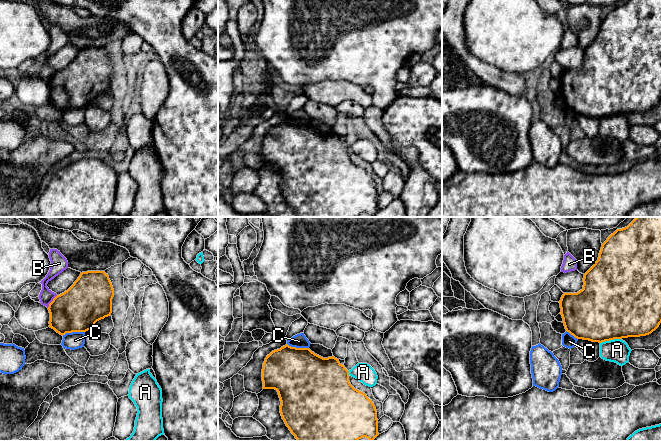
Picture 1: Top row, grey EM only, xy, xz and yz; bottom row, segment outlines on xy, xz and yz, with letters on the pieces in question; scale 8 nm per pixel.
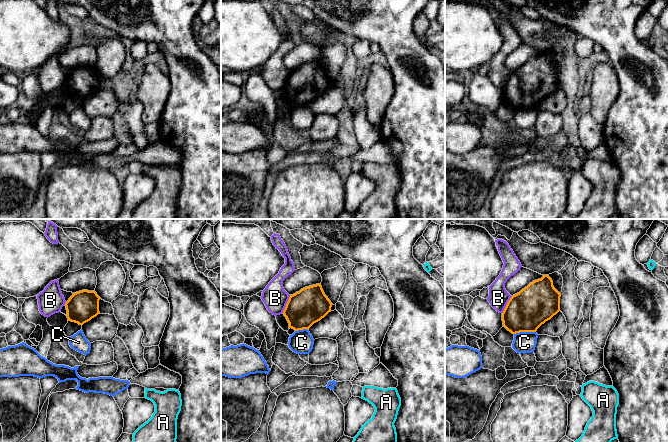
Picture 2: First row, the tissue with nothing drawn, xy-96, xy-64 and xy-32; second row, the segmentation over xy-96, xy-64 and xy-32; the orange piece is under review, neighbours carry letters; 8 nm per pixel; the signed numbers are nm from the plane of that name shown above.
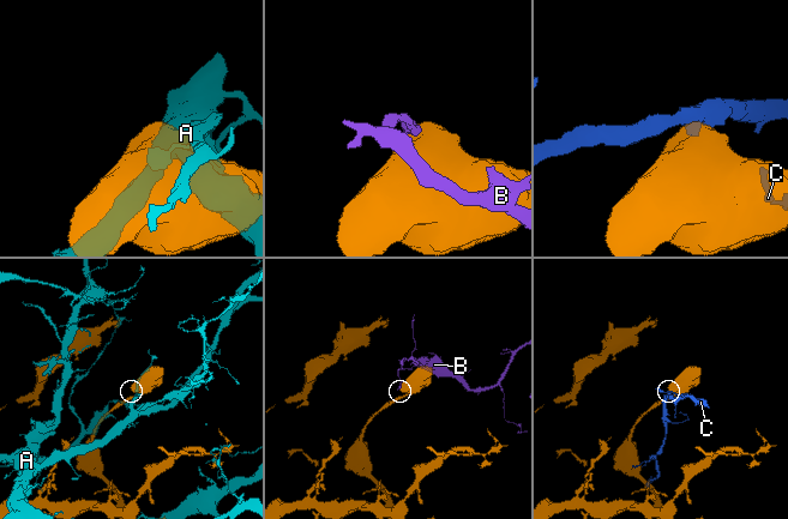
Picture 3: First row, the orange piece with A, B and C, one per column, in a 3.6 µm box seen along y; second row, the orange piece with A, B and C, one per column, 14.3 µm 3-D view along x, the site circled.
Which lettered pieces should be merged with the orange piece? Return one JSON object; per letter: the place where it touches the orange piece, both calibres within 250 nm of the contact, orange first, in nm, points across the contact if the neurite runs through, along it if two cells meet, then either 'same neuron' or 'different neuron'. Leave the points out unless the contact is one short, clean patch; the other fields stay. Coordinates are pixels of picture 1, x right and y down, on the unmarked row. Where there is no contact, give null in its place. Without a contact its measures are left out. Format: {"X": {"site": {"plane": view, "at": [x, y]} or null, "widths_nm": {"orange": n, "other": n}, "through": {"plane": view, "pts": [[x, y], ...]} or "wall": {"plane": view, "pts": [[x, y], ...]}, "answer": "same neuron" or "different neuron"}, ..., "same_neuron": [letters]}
{"A": {"site": {"plane": "yz", "at": [610, 115]}, "widths_nm": {"orange": 500, "other": 190}, "answer": "different neuron"}, "B": {"site": {"plane": "xy", "at": [52, 77]}, "widths_nm": {"orange": 360, "other": 120}, "wall": {"plane": "xy", "pts": [[57, 71], [47, 83]]}, "answer": "different neuron"}, "C": {"site": {"plane": "xy", "at": [73, 107]}, "widths_nm": {"orange": 360, "other": 140}, "wall": {"plane": "xy", "pts": [[84, 107], [66, 108], [62, 111]]}, "answer": "different neuron"}, "same_neuron": []}

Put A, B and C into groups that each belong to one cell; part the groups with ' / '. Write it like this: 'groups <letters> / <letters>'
groups A / B / C

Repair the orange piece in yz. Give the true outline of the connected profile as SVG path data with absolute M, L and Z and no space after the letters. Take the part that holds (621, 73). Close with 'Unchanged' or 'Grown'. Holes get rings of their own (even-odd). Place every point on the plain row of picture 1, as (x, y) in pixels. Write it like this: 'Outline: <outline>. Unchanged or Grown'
Outline: M629 0L627 3L617 5L602 20L598 36L584 50L583 65L577 69L564 69L561 73L560 84L563 99L567 108L577 115L589 116L592 118L605 118L614 115L628 113L640 113L651 110L661 99L661 0Z. Unchanged

